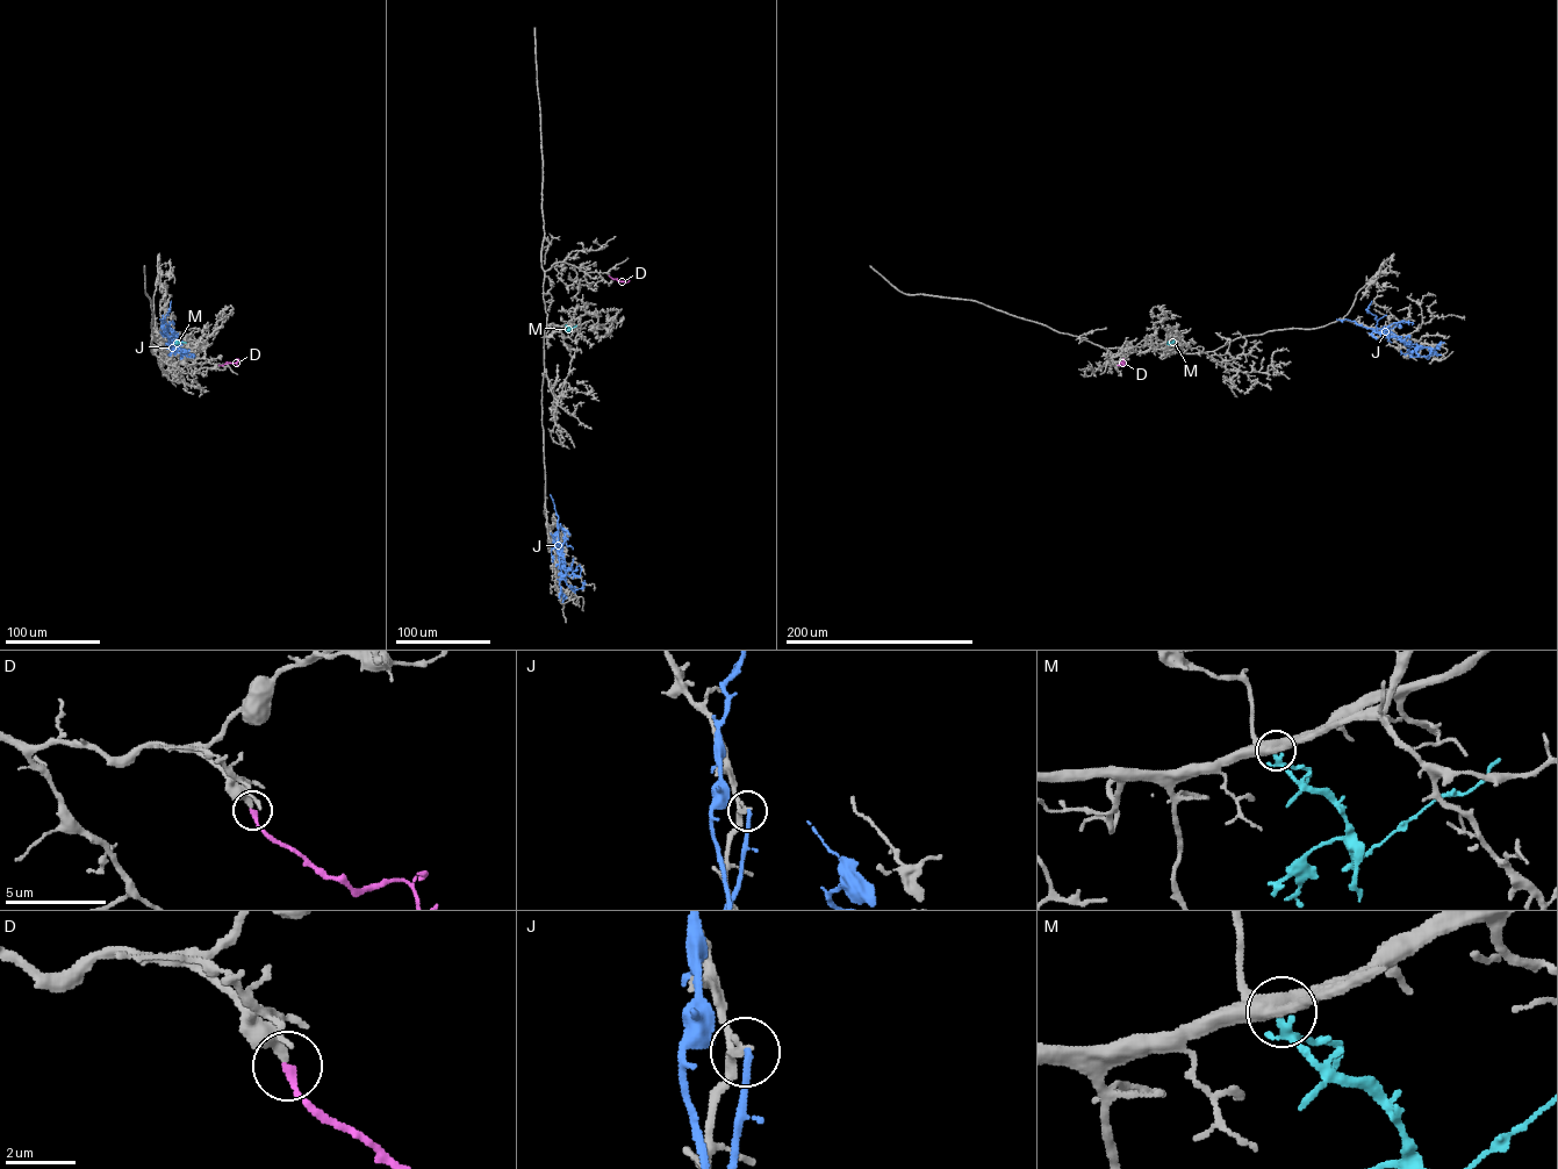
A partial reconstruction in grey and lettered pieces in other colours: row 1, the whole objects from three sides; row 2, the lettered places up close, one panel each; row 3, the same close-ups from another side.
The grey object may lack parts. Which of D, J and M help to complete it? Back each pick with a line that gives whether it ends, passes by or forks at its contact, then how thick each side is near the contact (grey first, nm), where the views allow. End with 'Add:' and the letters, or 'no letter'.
D: it ends; calibres 380 and 200 nm
Add: D

